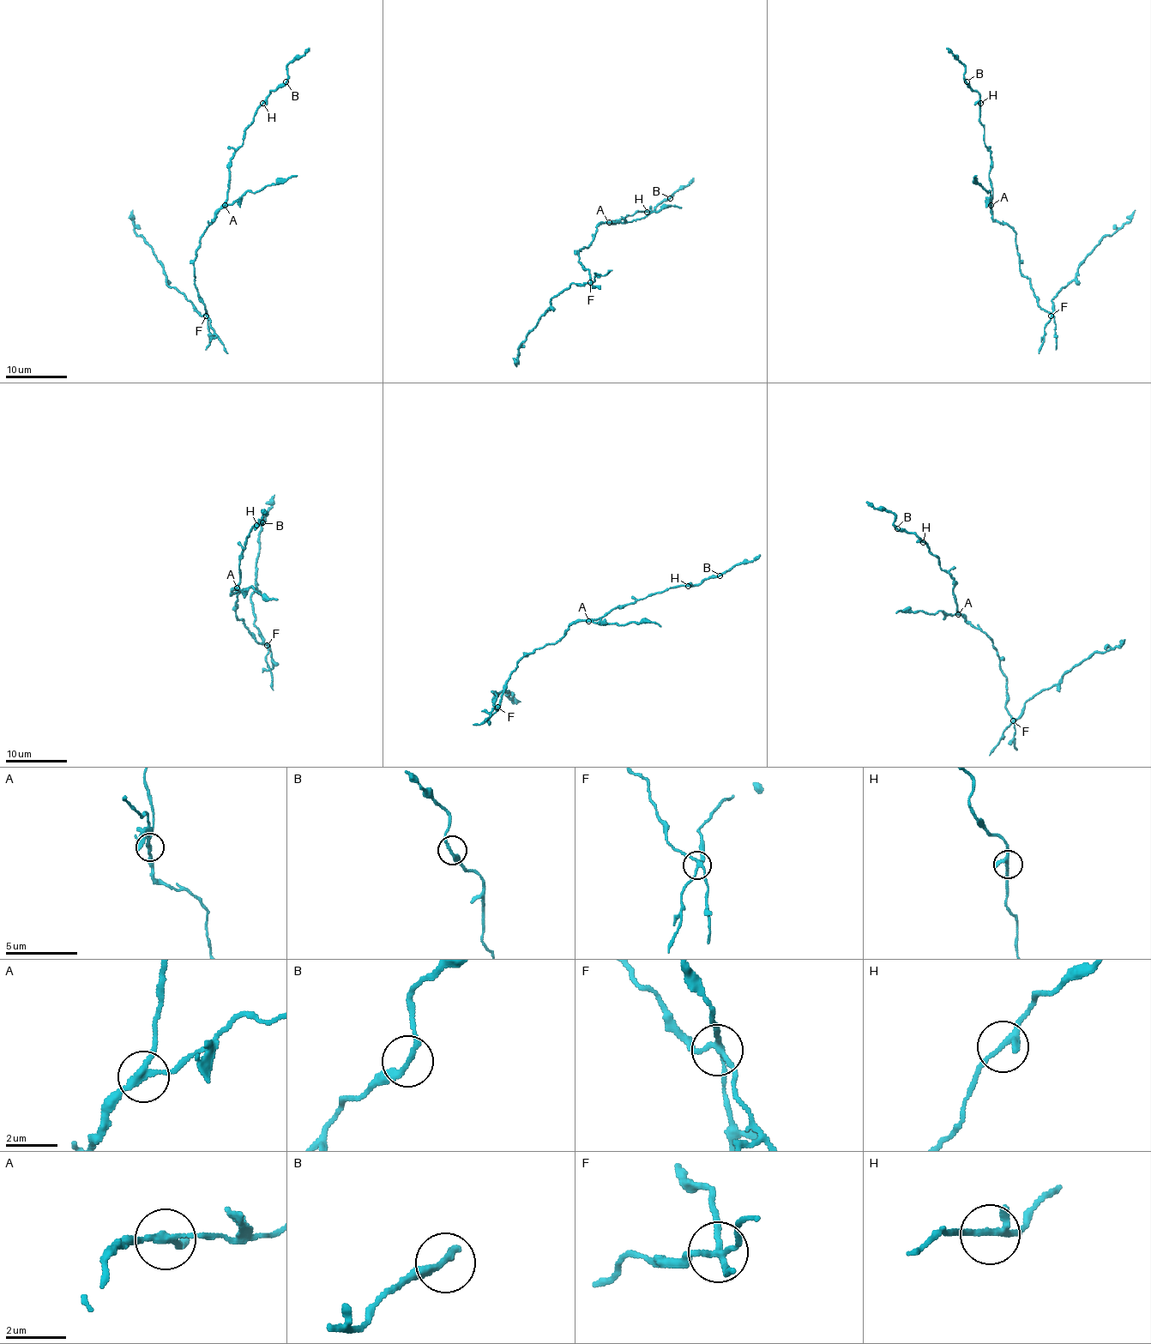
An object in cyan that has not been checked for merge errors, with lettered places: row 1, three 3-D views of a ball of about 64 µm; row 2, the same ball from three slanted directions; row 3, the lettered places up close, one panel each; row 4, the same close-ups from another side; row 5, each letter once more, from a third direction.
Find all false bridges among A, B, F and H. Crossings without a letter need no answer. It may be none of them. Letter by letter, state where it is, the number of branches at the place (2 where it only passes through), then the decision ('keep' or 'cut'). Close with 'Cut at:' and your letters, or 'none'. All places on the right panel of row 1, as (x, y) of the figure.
A: place (991, 205); branches 3; cut
B: place (967, 81); branches 2; keep
F: place (1051, 316); branches 4; cut
H: place (980, 103); branches 3; keep
Cut at: A, F

